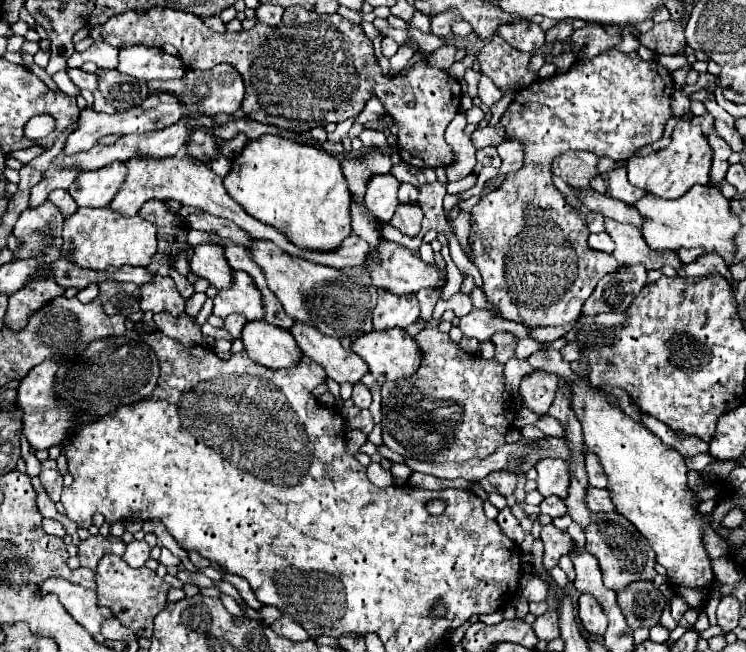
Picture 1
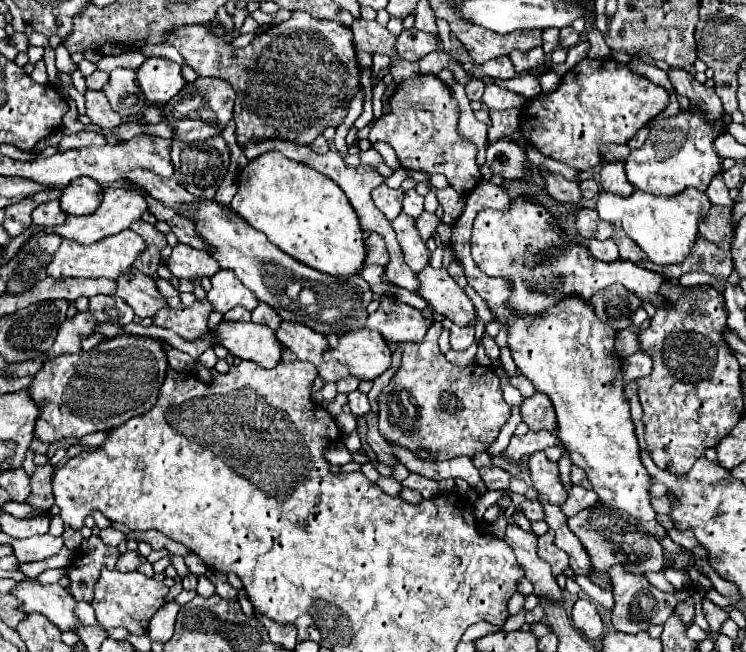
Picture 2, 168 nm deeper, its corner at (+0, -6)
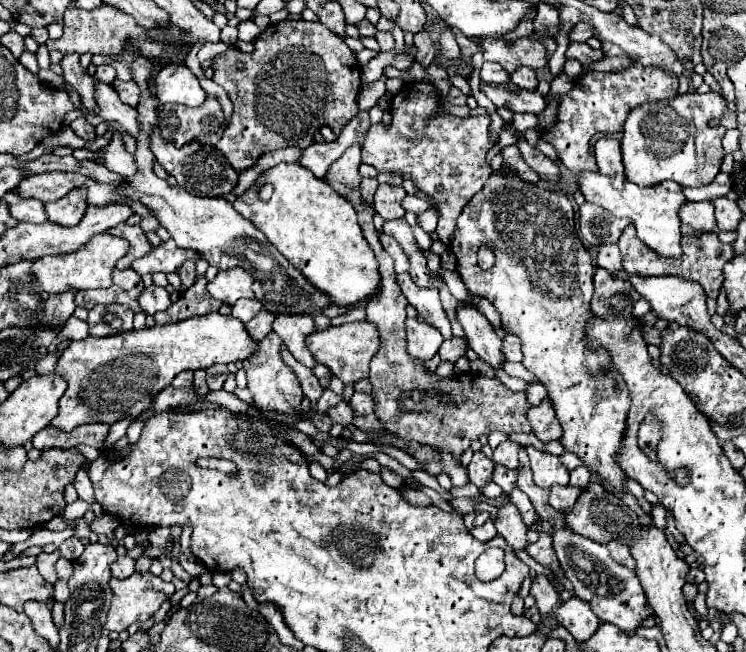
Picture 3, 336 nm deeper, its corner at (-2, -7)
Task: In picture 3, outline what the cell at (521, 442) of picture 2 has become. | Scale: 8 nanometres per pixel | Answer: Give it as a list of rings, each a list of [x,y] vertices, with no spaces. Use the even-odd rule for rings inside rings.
[[[503,441],[503,443],[493,451],[491,461],[493,461],[493,465],[501,465],[501,467],[507,467],[507,469],[515,469],[515,465],[519,465],[517,451],[519,451],[519,445],[517,445],[517,443]]]

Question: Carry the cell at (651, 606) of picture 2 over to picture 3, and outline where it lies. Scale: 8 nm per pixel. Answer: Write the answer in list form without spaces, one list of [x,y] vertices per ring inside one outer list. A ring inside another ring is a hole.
[[[611,541],[611,543],[607,543],[607,547],[609,547],[609,551],[611,551],[611,555],[619,561],[619,563],[623,563],[623,565],[627,565],[627,567],[631,567],[631,569],[635,569],[635,559],[631,557],[631,553],[629,553],[629,549],[623,545],[623,543],[619,543],[619,541]]]

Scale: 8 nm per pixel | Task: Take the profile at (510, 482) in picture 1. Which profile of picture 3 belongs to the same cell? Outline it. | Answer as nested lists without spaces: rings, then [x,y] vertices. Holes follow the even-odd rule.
[[[475,451],[471,457],[471,463],[467,465],[469,469],[469,479],[477,487],[485,487],[491,481],[493,475],[493,463],[483,451]]]

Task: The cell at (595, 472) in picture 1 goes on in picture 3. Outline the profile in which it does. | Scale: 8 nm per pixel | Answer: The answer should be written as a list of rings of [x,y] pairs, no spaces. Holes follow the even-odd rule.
[[[577,467],[571,471],[571,485],[573,487],[585,487],[591,481],[591,473],[587,471],[587,467]]]

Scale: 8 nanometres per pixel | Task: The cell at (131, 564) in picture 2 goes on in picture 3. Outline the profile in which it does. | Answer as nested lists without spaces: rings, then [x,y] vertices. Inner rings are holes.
[[[119,557],[111,565],[111,575],[117,579],[127,579],[131,573],[135,573],[135,561],[131,557]]]

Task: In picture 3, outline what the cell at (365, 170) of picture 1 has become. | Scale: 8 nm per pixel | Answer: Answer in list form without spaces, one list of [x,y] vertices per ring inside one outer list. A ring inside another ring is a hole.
[[[401,273],[397,275],[397,283],[403,291],[403,295],[407,297],[407,301],[419,311],[419,315],[423,317],[425,323],[429,323],[431,327],[439,329],[441,335],[445,339],[451,339],[451,323],[445,315],[445,309],[439,301],[439,291],[437,289],[419,289],[409,273]]]

